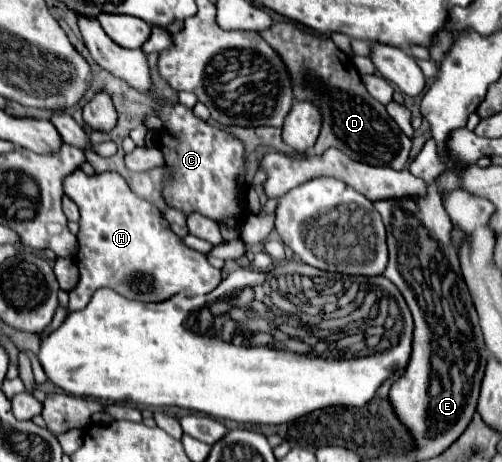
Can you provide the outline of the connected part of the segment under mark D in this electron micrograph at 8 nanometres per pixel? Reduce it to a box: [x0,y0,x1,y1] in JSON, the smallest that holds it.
[260,21,412,171]

